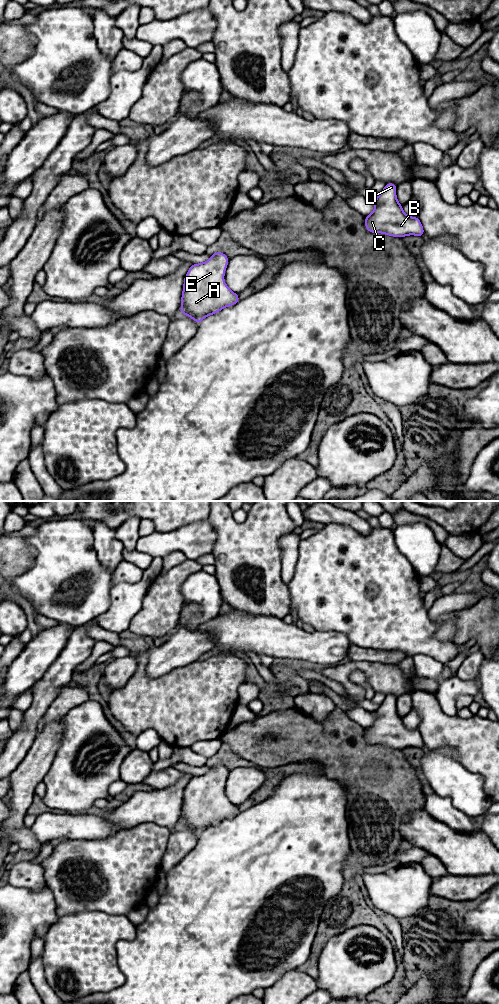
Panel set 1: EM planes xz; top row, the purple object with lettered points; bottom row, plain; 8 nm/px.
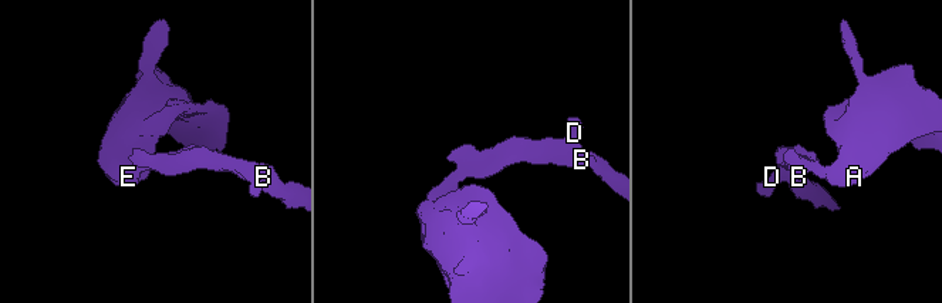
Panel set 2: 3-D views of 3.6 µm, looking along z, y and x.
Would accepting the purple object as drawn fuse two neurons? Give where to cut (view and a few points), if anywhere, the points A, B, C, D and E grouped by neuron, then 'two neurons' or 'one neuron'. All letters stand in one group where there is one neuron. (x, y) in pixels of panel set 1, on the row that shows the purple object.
cut none; groups A B C D E; one neuron

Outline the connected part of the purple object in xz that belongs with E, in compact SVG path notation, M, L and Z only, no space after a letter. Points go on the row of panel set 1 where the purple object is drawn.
M222 252L211 255L204 263L193 264L185 278L180 313L199 323L240 299L224 282L228 257Z

